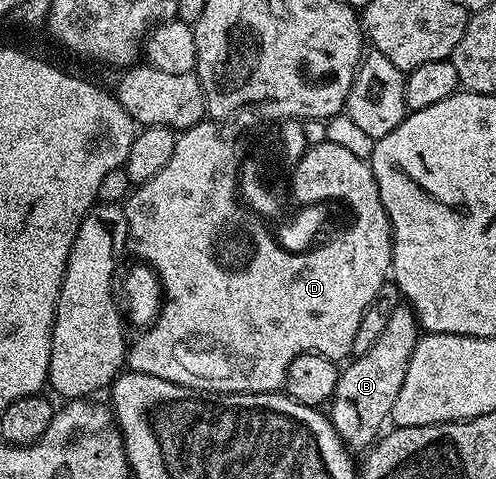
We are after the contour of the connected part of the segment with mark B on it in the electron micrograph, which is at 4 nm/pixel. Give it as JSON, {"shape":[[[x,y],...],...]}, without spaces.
{"shape":[[[400,303],[396,305],[393,315],[389,315],[389,323],[381,331],[377,343],[340,368],[335,396],[329,402],[329,416],[331,426],[339,432],[348,449],[366,450],[375,444],[384,428],[382,425],[388,424],[393,403],[397,403],[397,391],[401,391],[401,383],[405,383],[405,371],[409,371],[409,359],[413,359],[413,347],[420,336],[414,309]]]}

